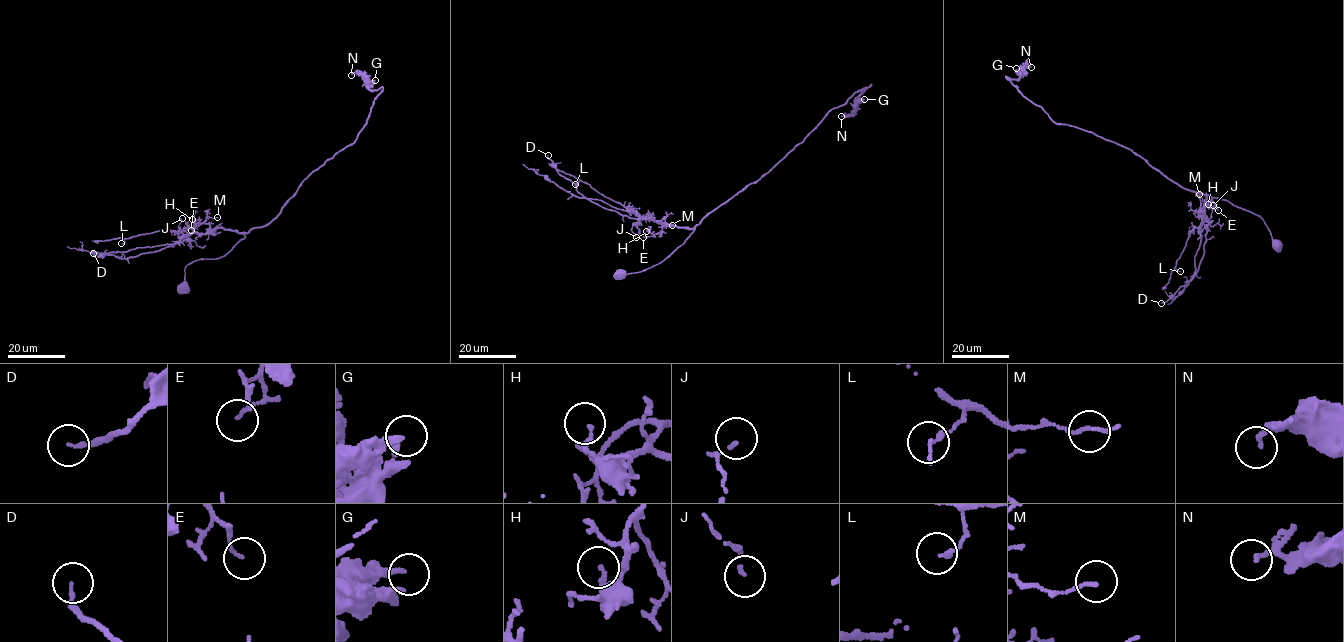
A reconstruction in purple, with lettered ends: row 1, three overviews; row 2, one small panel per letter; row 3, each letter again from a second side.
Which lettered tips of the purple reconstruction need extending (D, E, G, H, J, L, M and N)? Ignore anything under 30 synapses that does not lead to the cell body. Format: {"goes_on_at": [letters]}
{"goes_on_at": []}

